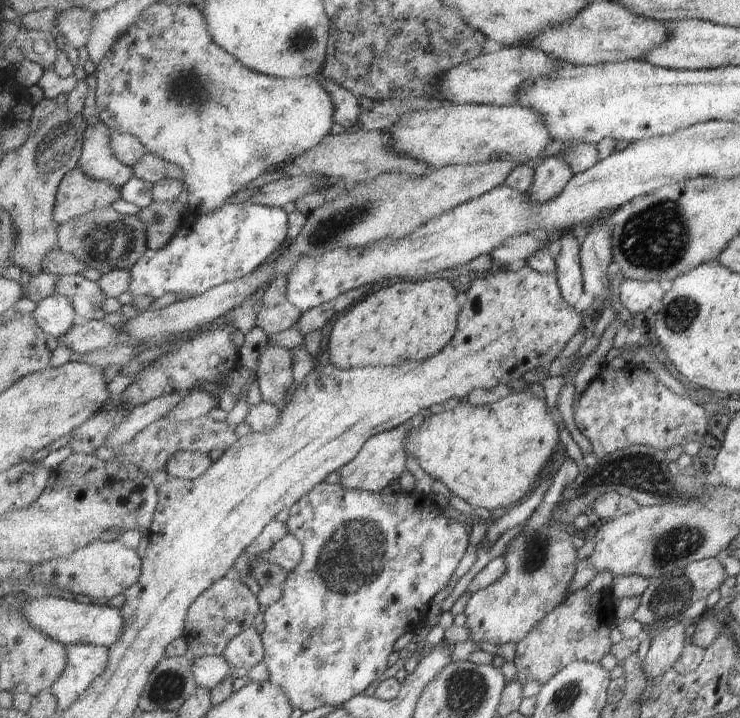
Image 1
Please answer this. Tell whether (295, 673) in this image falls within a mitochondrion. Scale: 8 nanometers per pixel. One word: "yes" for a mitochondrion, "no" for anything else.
no

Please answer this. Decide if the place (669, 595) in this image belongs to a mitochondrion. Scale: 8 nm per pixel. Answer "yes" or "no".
yes

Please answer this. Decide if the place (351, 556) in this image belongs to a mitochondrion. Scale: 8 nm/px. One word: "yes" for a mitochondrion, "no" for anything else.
yes

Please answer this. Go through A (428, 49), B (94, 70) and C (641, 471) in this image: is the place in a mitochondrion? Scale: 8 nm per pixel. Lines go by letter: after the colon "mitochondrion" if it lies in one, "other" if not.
A: other
B: other
C: mitochondrion

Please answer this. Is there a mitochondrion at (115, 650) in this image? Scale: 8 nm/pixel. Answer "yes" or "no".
no

